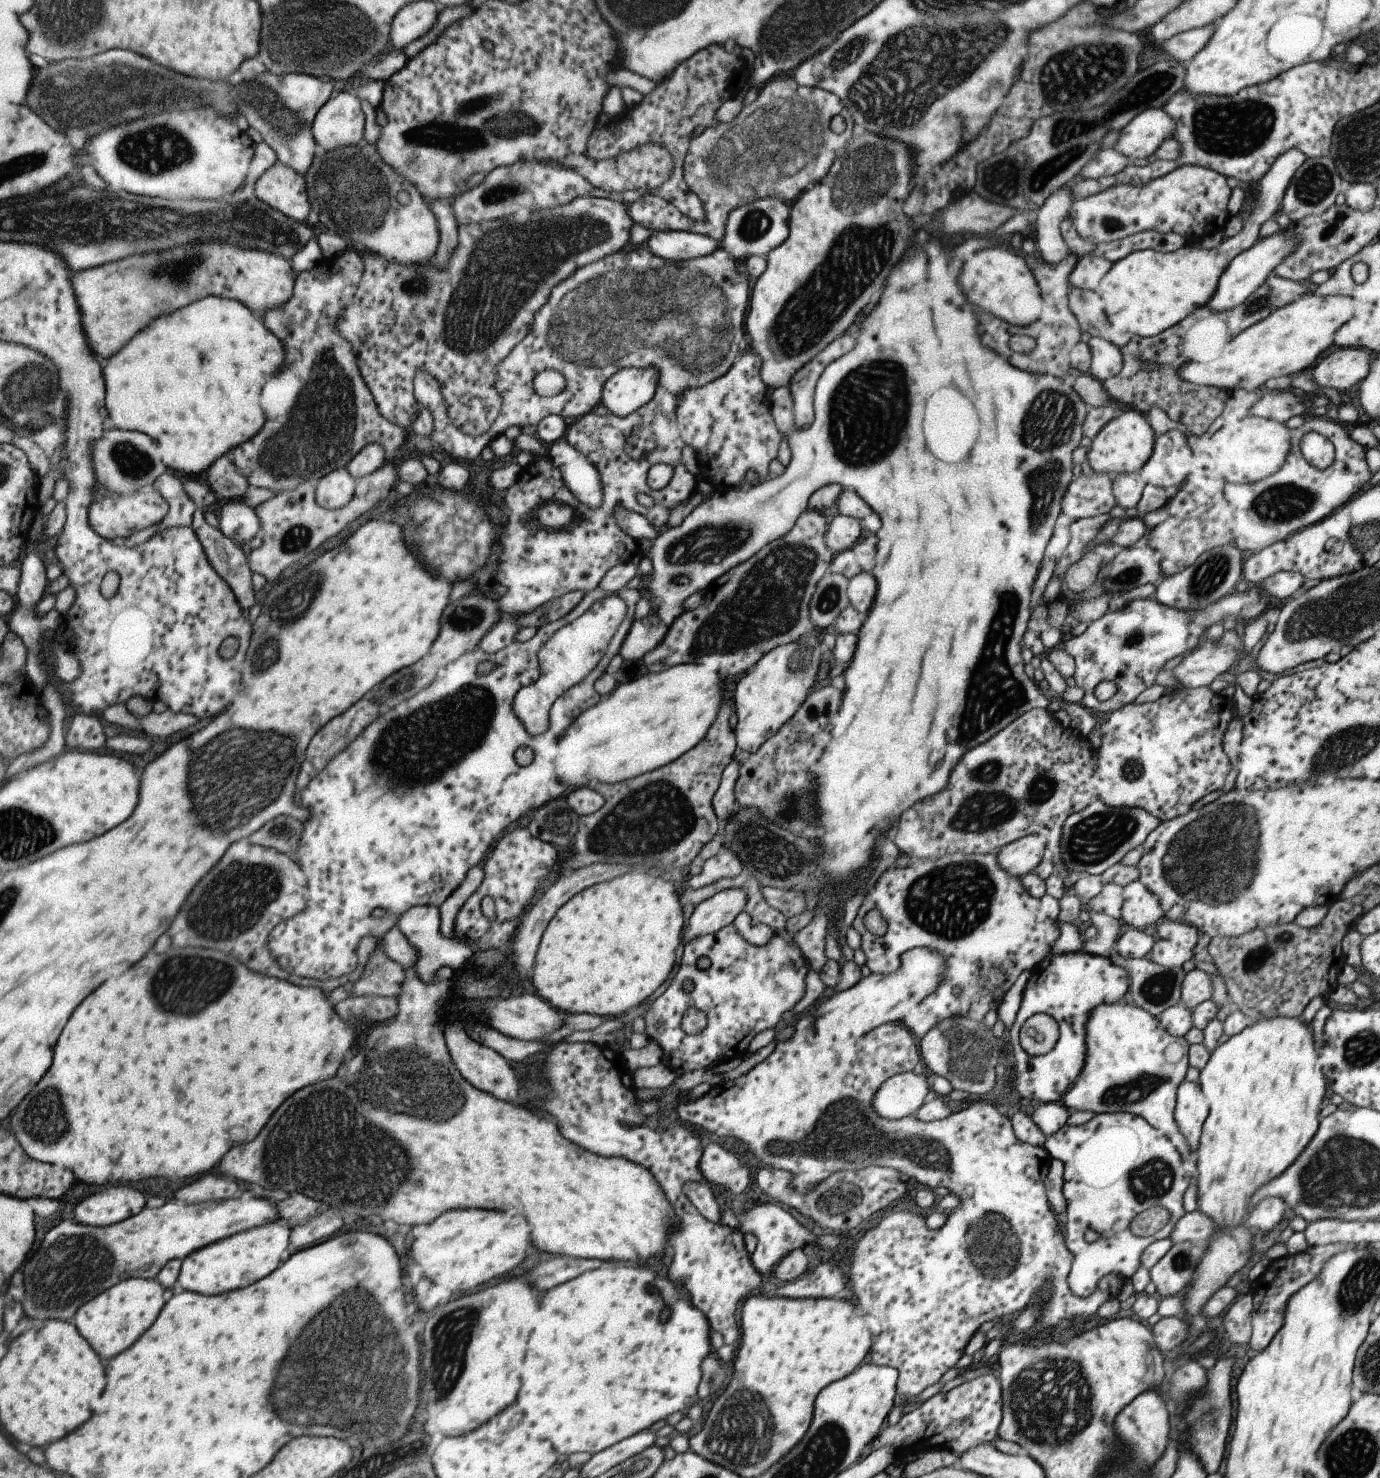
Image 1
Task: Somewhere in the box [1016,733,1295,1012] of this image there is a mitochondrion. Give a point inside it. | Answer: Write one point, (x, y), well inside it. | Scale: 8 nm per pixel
(1202, 856)

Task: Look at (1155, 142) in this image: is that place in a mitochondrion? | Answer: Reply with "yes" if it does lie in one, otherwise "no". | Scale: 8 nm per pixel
no

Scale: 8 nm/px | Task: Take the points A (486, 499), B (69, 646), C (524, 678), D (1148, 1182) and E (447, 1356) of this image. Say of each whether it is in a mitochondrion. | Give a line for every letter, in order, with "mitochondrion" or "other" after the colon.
A: other
B: other
C: other
D: mitochondrion
E: mitochondrion

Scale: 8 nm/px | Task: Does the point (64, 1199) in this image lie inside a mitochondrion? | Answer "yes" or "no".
no

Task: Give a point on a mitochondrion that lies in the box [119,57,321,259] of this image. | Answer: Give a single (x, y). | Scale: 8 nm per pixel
(247, 223)

